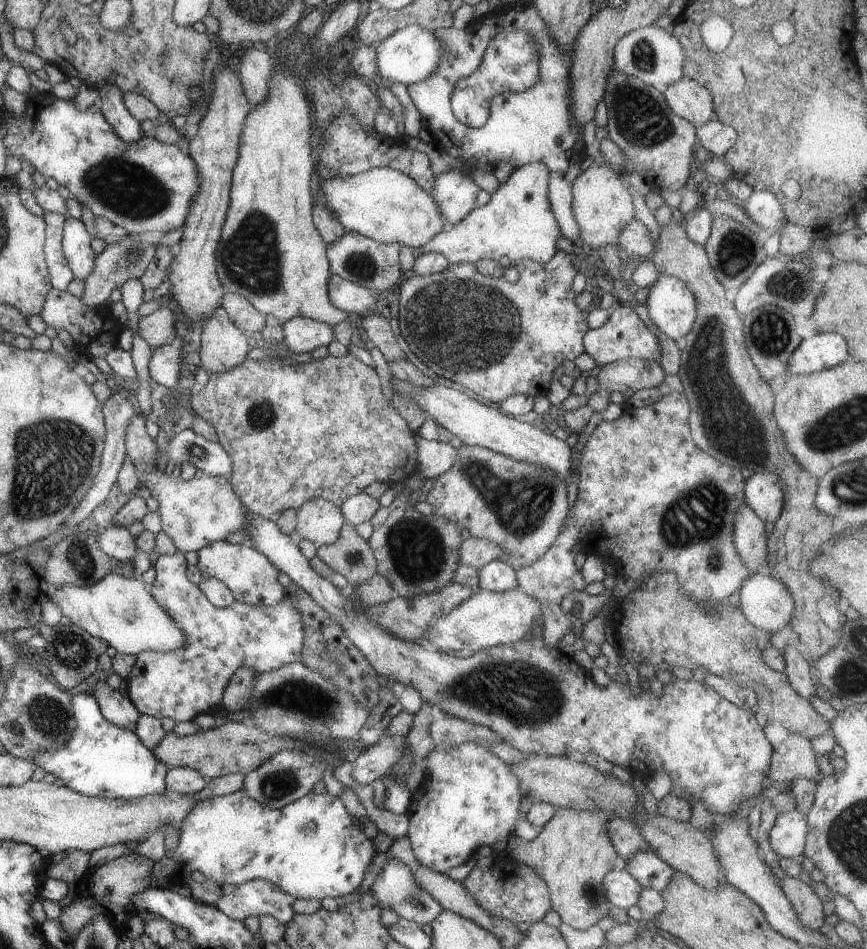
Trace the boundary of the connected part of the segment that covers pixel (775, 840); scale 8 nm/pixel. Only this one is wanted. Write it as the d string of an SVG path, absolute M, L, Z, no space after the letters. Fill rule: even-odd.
M798 808L777 814L770 830L770 844L780 858L803 853L807 835L807 817Z

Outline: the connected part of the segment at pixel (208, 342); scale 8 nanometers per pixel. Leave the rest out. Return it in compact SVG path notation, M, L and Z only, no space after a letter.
M218 307L209 316L201 332L201 366L208 374L233 369L247 357L252 342L230 318L226 309Z

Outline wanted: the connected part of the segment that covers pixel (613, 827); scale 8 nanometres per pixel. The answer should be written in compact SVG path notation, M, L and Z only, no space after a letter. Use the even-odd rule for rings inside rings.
M612 816L606 827L608 836L617 850L617 856L623 858L626 863L637 850L650 849L646 839L638 832L632 816L628 819Z

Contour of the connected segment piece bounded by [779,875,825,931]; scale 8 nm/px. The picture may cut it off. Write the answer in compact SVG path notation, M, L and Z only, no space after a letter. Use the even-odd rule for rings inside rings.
M787 877L779 881L783 893L788 897L799 921L813 931L824 924L824 903L816 892L799 877Z

